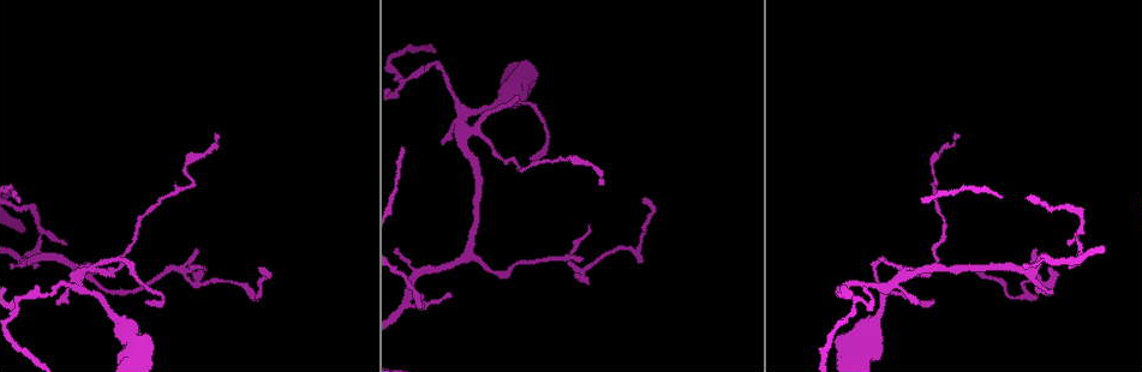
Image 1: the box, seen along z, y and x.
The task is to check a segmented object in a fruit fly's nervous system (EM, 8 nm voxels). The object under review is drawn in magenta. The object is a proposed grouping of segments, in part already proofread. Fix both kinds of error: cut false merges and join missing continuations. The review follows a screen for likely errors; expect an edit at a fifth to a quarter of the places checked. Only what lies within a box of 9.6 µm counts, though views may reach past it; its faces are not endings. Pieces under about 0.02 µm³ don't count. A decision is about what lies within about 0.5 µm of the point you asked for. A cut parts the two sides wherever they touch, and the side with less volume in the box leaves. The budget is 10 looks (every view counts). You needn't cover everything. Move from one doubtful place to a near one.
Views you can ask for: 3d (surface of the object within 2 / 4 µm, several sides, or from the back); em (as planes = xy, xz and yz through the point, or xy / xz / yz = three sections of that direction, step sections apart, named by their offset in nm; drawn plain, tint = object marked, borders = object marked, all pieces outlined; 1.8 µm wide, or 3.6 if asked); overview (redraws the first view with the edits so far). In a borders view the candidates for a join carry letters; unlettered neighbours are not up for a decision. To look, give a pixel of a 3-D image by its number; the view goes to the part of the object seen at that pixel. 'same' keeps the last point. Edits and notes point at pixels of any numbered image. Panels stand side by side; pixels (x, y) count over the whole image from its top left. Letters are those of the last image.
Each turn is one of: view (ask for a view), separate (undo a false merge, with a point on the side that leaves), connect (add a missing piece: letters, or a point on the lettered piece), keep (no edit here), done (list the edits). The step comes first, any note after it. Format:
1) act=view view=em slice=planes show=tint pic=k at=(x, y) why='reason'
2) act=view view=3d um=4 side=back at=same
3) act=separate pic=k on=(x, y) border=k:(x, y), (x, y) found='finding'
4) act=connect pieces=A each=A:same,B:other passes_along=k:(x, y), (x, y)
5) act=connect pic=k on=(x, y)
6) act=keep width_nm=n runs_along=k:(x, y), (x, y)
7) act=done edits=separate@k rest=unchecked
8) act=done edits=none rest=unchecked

act=view view=3d um=4 pic=1 at=(147, 303) why='tapers out'

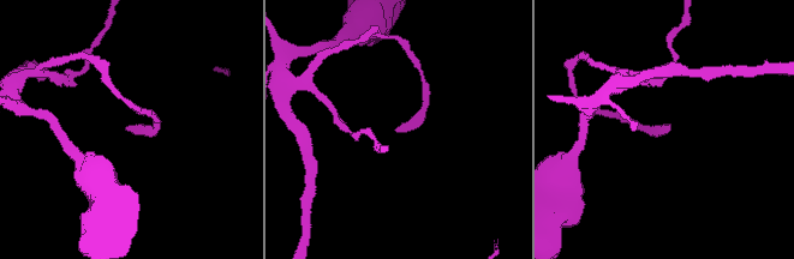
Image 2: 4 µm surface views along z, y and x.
act=view view=em slice=planes show=borders pic=2 at=(127, 126)

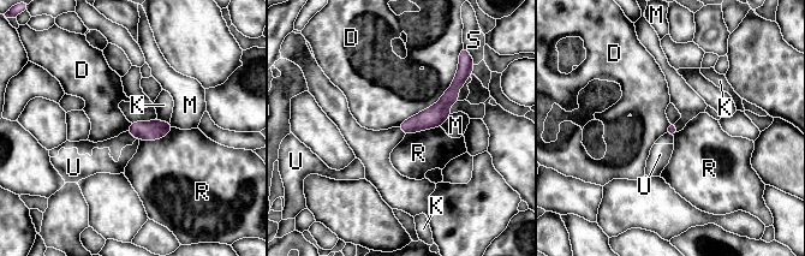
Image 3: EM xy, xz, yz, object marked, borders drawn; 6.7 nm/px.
act=keep longest_contact=D:600nm each=D:other,K:other,M:other,R:other,S:other,U:other runs_along=3:(457, 79), (429, 118), (403, 126) found='none of them fits'

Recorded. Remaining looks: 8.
act=view view=3d um=2 side=back pic=1 at=(587, 225) why='thin end'

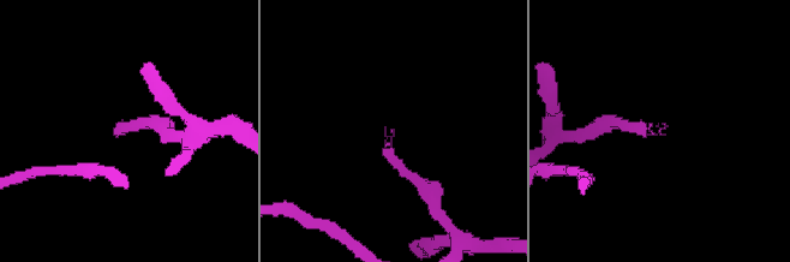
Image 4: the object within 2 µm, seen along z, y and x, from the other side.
act=view view=em slice=xy step=4 show=tint pic=4 at=(113, 130)

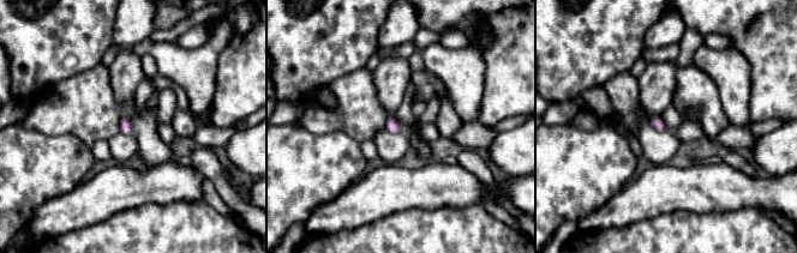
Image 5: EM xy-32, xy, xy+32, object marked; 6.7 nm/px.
act=view view=em slice=planes show=borders at=same why='cut it another way'

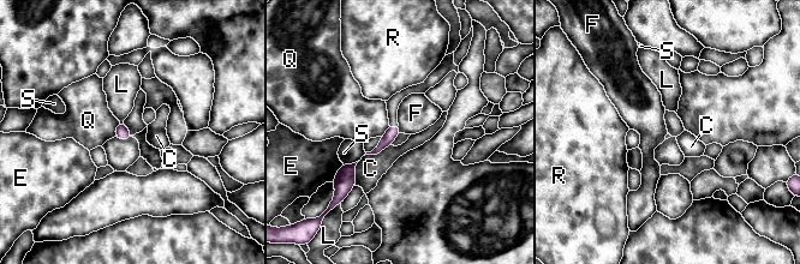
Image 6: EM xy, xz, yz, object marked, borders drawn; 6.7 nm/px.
act=keep each=C:other,E:other,F:other,L:other,Q:other,R:other,S:other border=6:(398, 125), (401, 132) found='no lettered piece goes on from it'

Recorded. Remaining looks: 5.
act=view view=em slice=xy step=8 show=tint pic=1 at=(32, 265) why='three arms meet'

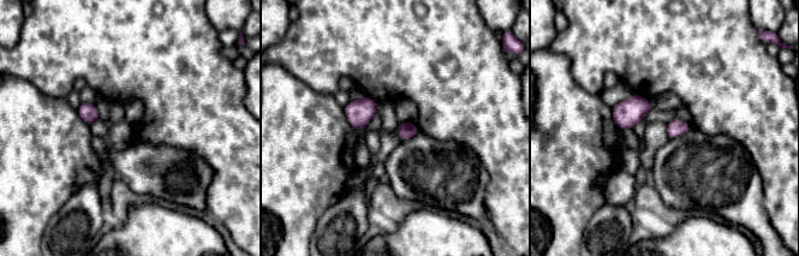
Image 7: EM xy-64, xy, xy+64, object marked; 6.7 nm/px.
act=view view=em slice=xz step=16 show=borders at=same why='another direction'

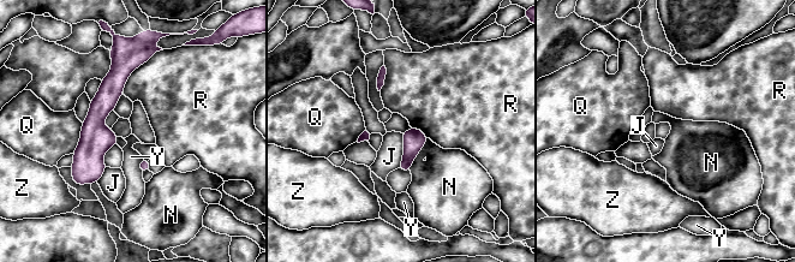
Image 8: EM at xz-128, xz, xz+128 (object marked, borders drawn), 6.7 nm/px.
act=keep each=J:other,N:other,Q:other,R:other,Y:other,Z:other found='no lettered piece goes on from it'

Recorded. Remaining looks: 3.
act=view view=em slice=planes show=borders pic=1 at=(917, 303) why='an open end'

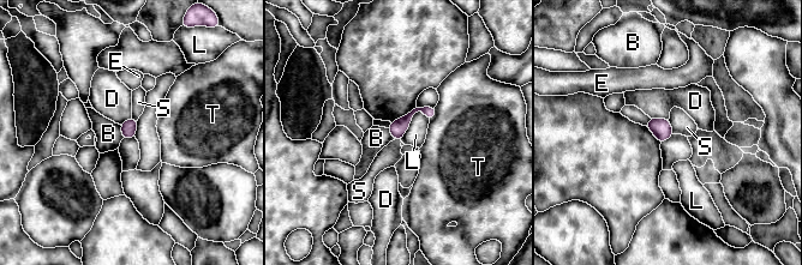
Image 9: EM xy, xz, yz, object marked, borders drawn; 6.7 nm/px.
act=keep longest_contact=L:240nm each=B:other,D:other,E:other,L:other,S:other,T:other runs_along=9:(432, 110), (417, 108), (395, 136) found='no lettered piece goes on from it'

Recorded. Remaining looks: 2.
act=done edits=none rest=unchecked

